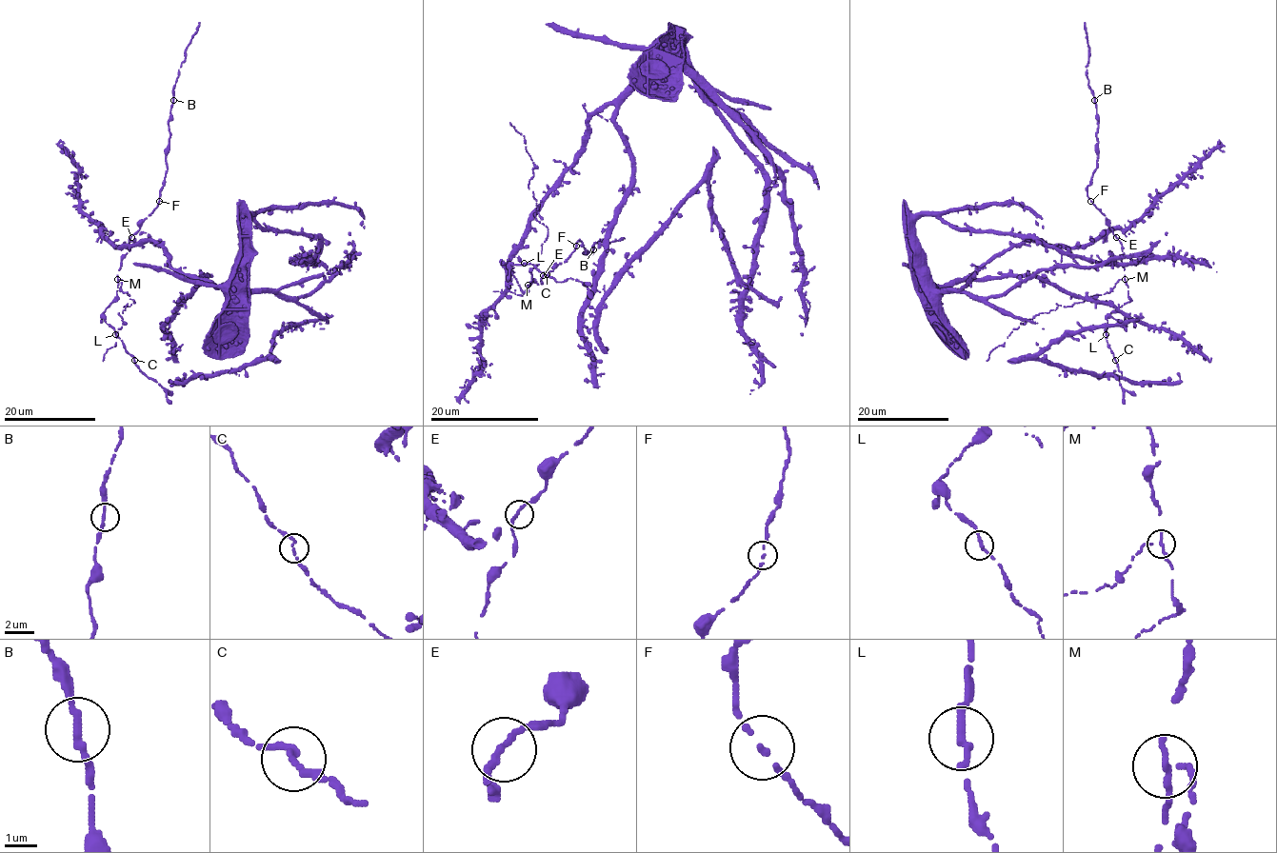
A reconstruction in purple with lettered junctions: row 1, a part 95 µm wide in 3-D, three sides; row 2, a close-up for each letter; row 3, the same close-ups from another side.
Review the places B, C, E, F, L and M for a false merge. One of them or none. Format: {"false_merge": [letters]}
{"false_merge": ["M"]}

